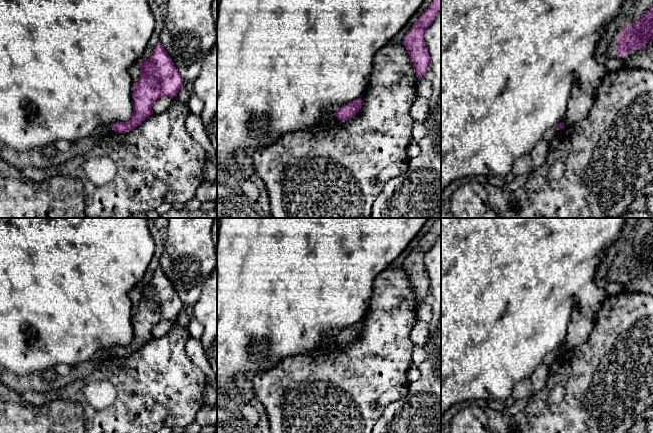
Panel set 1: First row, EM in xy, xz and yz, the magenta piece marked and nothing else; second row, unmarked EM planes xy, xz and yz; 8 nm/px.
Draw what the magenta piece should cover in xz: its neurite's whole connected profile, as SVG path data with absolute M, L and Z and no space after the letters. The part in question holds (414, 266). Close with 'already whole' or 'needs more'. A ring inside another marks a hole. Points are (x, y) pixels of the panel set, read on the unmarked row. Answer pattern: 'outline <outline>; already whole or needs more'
outline M441 218L433 224L430 230L413 248L402 265L414 288L416 300L418 302L422 302L424 297L430 293L430 281L425 268L424 257L440 235Z; already whole

